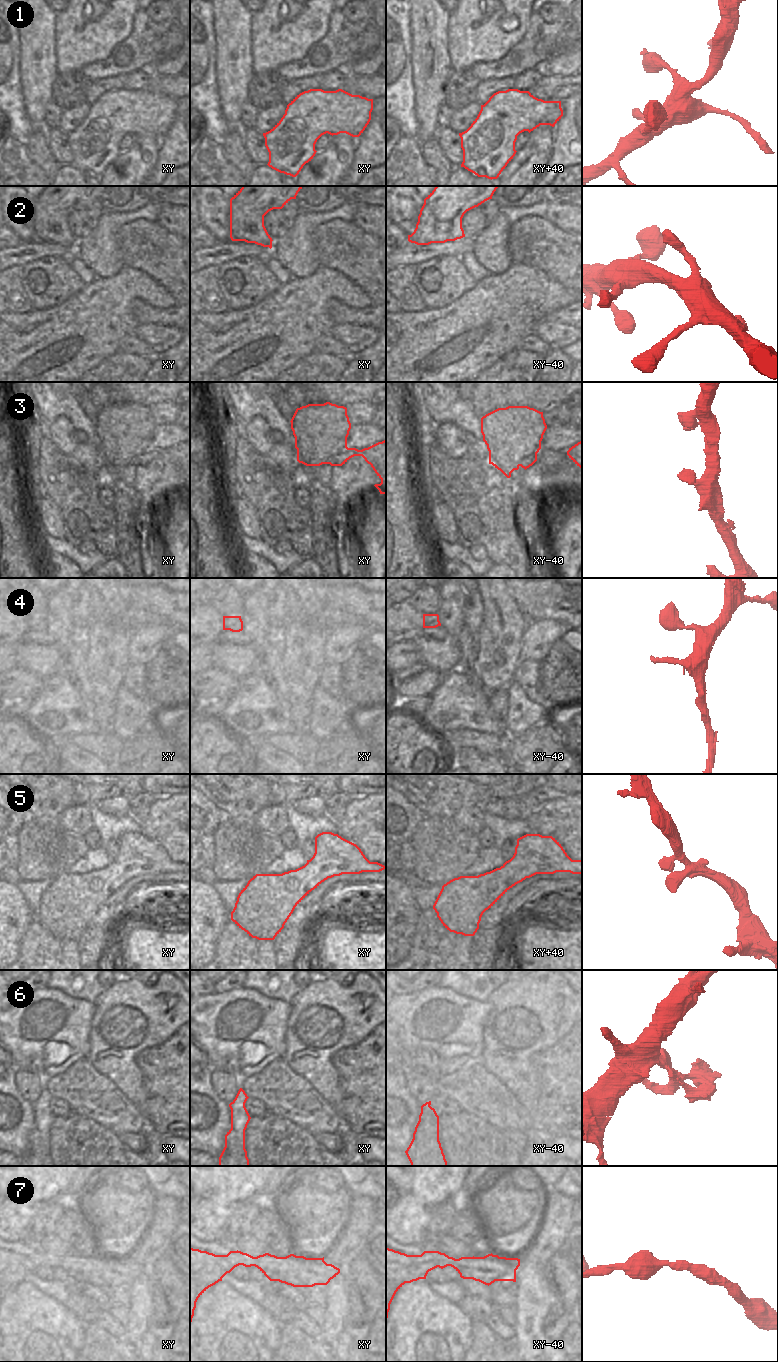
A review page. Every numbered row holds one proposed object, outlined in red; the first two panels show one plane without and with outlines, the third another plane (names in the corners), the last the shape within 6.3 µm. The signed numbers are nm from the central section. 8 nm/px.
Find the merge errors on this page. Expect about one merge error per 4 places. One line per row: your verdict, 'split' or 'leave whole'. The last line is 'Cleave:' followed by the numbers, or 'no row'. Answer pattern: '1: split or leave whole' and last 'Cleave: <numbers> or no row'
1: leave whole
2: leave whole
3: leave whole
4: leave whole
5: leave whole
6: split
7: leave whole
Cleave: 6

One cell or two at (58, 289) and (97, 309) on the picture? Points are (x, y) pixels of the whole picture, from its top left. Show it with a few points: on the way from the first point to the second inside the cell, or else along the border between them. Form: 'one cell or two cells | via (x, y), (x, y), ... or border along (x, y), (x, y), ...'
two cells | border along (86, 285), (62, 302), (51, 307)

